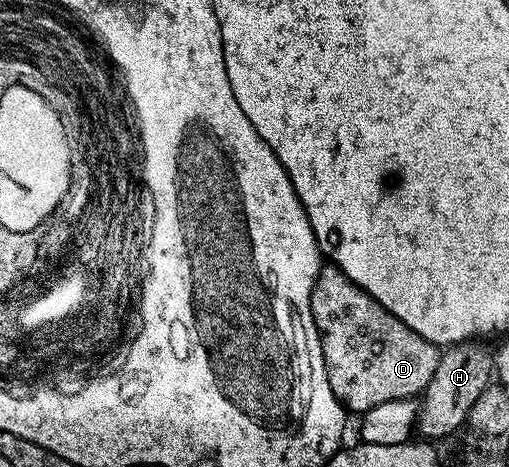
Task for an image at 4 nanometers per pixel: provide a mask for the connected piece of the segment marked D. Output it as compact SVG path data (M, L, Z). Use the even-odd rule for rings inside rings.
M330 262L320 267L319 277L311 295L311 309L319 331L321 354L329 386L348 413L362 414L385 402L409 400L418 397L427 389L434 372L437 371L440 345L421 338L417 330L409 330L403 317L389 314L385 306L381 306L369 292L361 290L341 269Z

